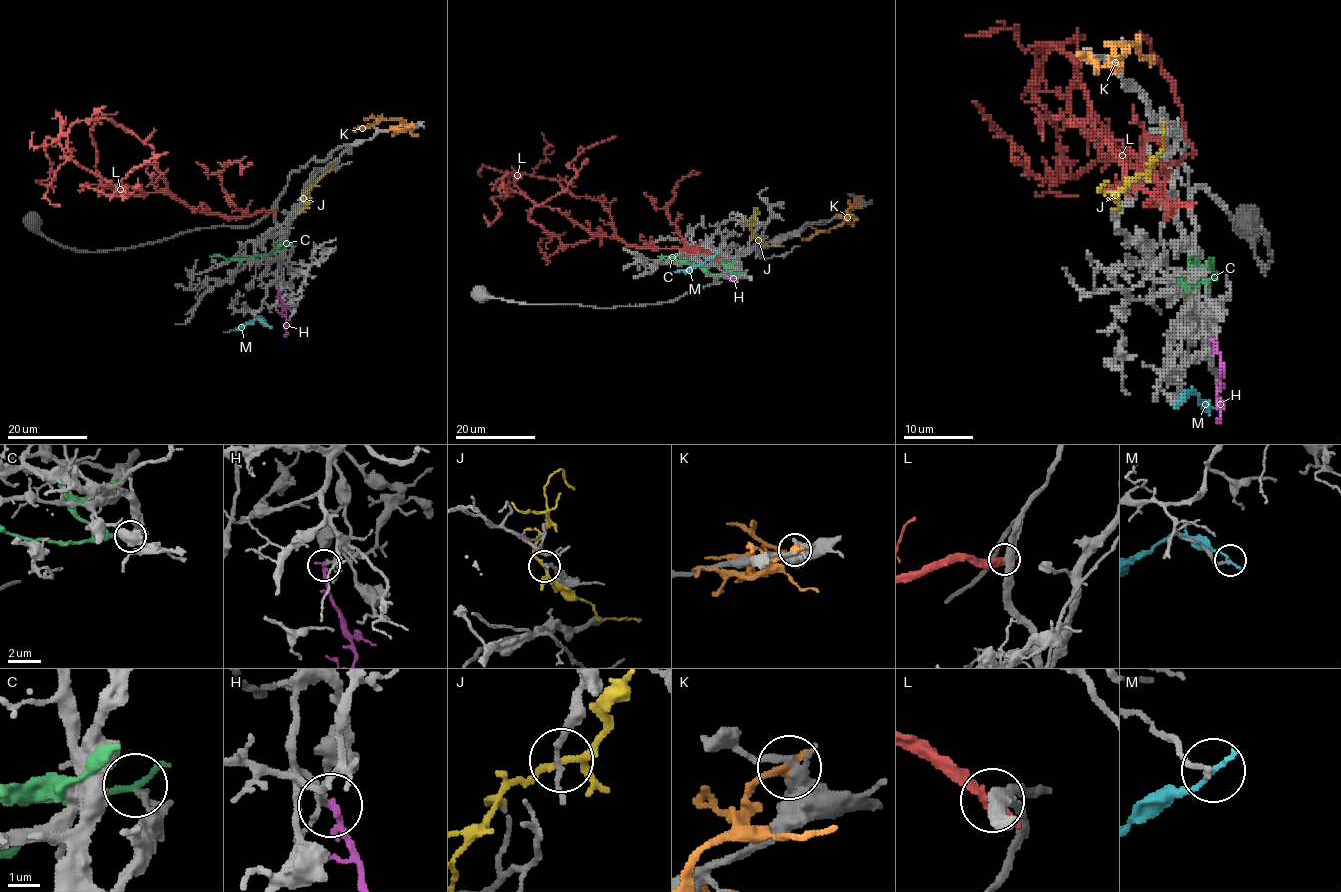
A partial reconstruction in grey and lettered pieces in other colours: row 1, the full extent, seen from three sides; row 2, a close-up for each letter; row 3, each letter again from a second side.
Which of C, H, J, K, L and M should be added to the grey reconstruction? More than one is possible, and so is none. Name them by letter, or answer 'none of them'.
H

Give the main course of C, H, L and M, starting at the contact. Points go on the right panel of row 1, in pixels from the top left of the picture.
C: (1212, 262), (1214, 278), (1191, 287), (1181, 283)
H: (1212, 341), (1221, 362), (1217, 391), (1219, 417), (1215, 421)
L: (1191, 203), (1167, 214), (1045, 43), (1034, 97), (1062, 173), (1046, 191), (1078, 194)
M: (1179, 404), (1193, 391), (1205, 404), (1205, 410), (1210, 416)

